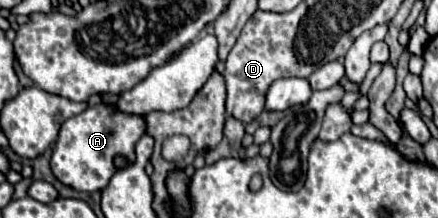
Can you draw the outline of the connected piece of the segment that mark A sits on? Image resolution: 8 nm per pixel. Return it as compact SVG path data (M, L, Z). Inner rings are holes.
M95 104L81 114L63 122L59 138L51 156L53 174L67 186L83 192L103 190L111 176L117 172L115 158L123 156L129 164L135 162L135 144L145 134L143 116L123 114L113 104Z

